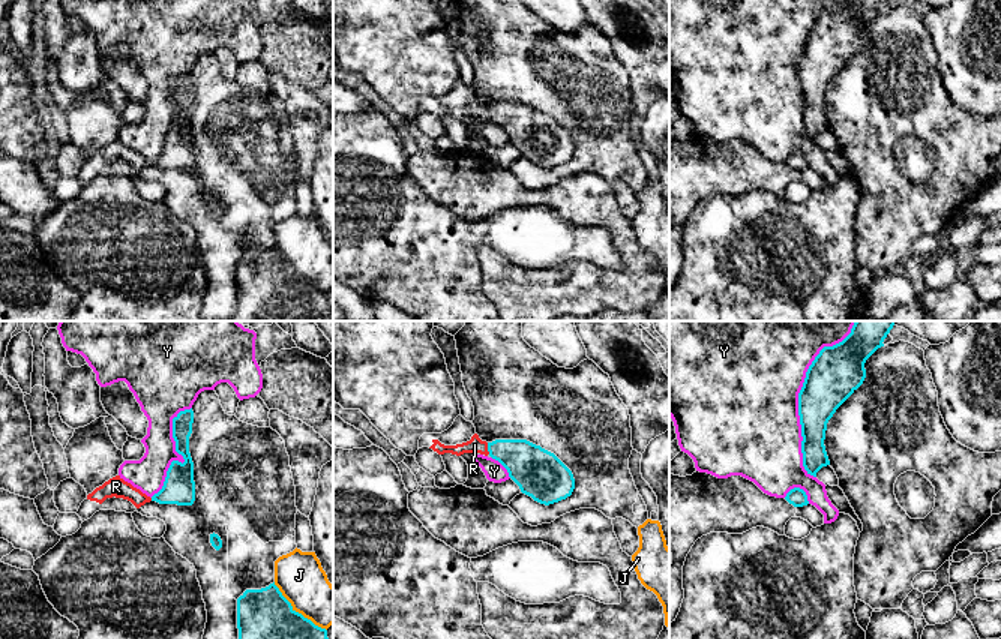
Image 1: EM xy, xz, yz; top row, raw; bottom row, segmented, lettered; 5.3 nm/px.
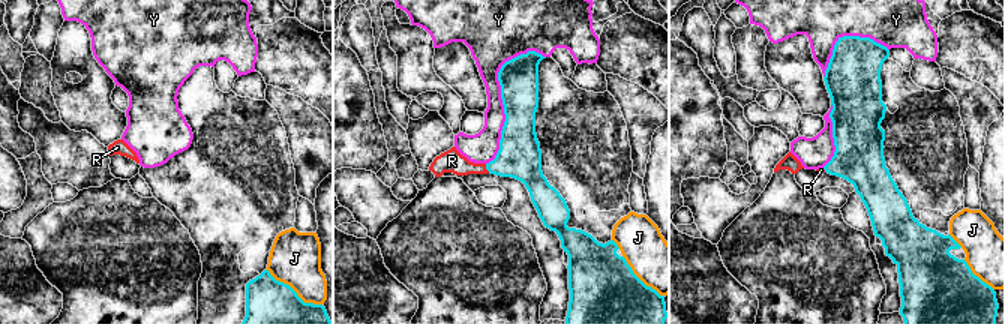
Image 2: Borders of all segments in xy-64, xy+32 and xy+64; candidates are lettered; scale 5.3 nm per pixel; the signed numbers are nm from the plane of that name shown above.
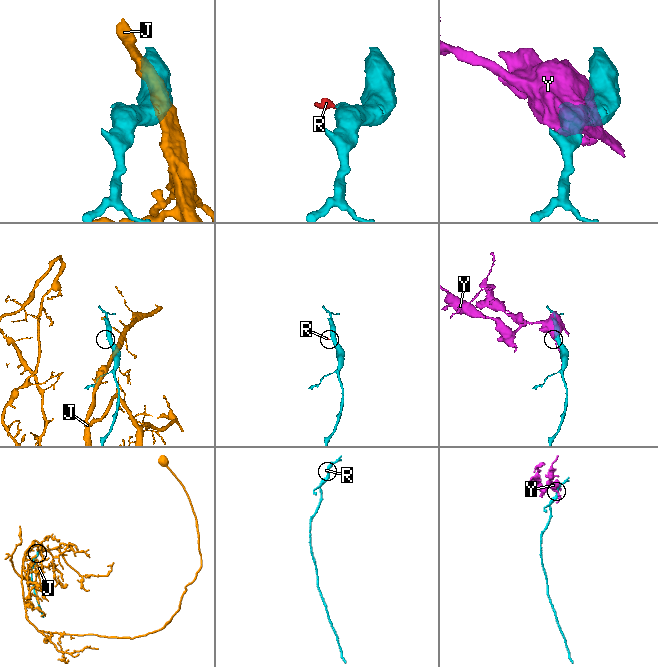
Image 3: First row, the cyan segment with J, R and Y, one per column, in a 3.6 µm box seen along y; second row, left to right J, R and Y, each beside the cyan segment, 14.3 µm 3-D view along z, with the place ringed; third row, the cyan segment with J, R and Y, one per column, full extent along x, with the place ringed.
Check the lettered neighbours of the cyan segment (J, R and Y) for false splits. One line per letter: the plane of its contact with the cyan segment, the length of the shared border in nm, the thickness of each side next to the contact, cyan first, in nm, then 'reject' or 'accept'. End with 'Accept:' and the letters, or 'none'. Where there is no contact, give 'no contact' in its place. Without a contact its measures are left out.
J: xy | 380 nm | 480/260 nm | reject
R: xz | 70 nm | 240/80 nm | accept
Y: yz | 800 nm | 280/500 nm | reject
Accept: R

